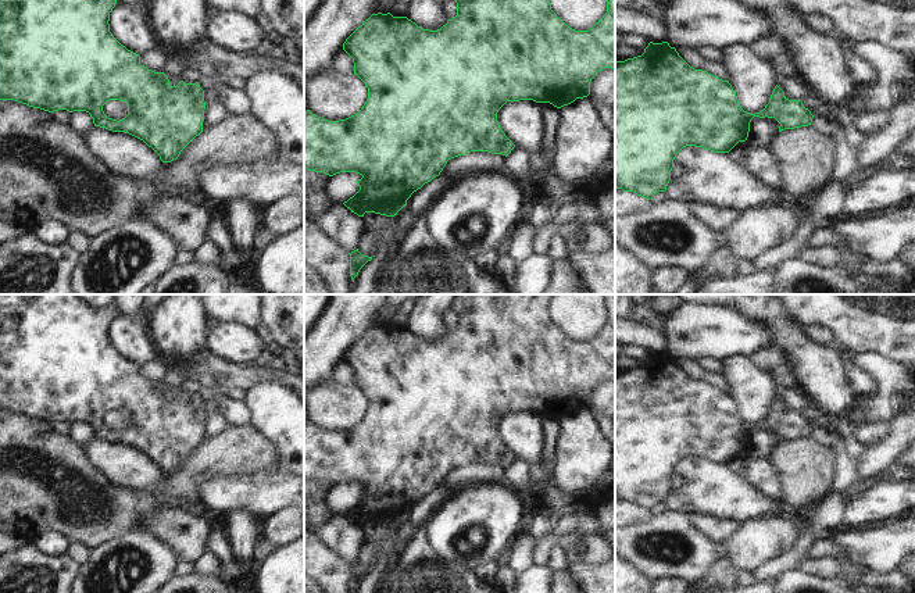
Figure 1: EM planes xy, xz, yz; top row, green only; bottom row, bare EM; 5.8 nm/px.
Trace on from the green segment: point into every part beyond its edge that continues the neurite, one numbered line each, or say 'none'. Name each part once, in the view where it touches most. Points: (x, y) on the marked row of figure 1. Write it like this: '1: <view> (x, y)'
none

